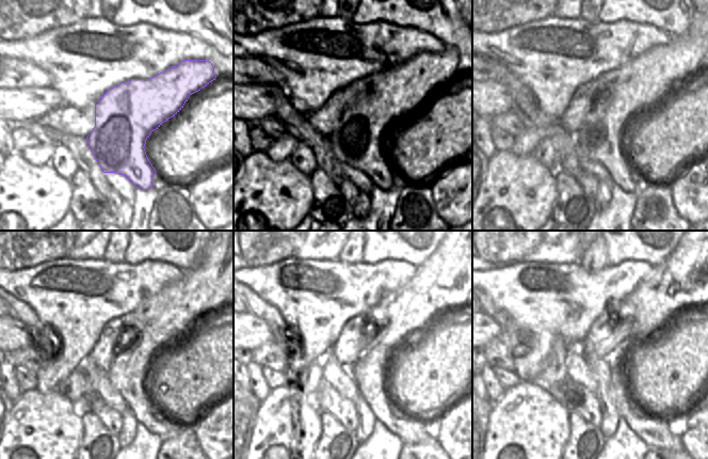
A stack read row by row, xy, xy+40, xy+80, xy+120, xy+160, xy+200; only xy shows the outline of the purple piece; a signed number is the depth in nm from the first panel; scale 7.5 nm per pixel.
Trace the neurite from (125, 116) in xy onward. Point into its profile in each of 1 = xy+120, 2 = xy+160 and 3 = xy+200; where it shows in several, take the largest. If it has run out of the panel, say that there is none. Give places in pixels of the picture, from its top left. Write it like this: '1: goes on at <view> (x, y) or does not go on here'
1: goes on at xy+120 (159, 319)
2: goes on at xy+160 (446, 280)
3: goes on at xy+200 (689, 277)

